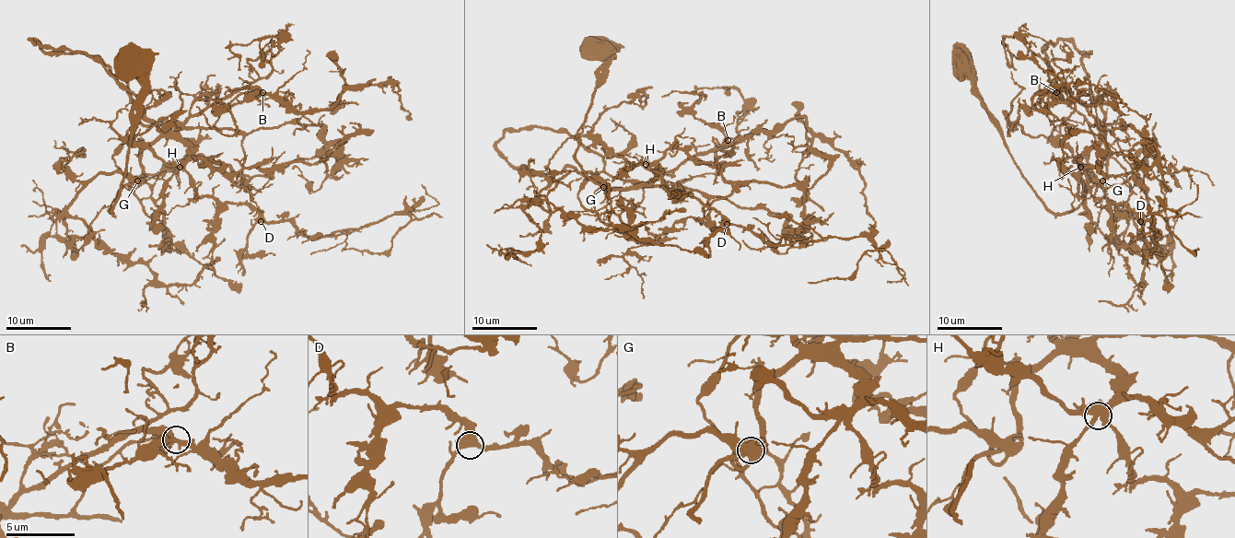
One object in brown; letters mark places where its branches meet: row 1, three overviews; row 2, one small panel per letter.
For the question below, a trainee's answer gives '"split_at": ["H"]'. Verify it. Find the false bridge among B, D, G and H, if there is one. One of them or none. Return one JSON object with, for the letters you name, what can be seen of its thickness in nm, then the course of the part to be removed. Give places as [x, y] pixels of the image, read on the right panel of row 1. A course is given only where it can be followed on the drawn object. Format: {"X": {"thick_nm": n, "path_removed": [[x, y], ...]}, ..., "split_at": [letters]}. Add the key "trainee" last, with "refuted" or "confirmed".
{"split_at": [], "trainee": "refuted"}

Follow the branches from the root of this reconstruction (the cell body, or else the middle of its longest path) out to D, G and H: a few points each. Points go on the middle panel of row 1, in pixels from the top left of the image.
D: (594, 44), (607, 63), (577, 132), (579, 166), (621, 191), (647, 185), (652, 164), (668, 189), (727, 224)
G: (594, 44), (607, 57), (607, 63), (597, 80), (586, 121), (577, 132), (576, 159), (603, 187)
H: (594, 44), (607, 63), (577, 132), (576, 159), (607, 191), (647, 185), (655, 166), (646, 164)

